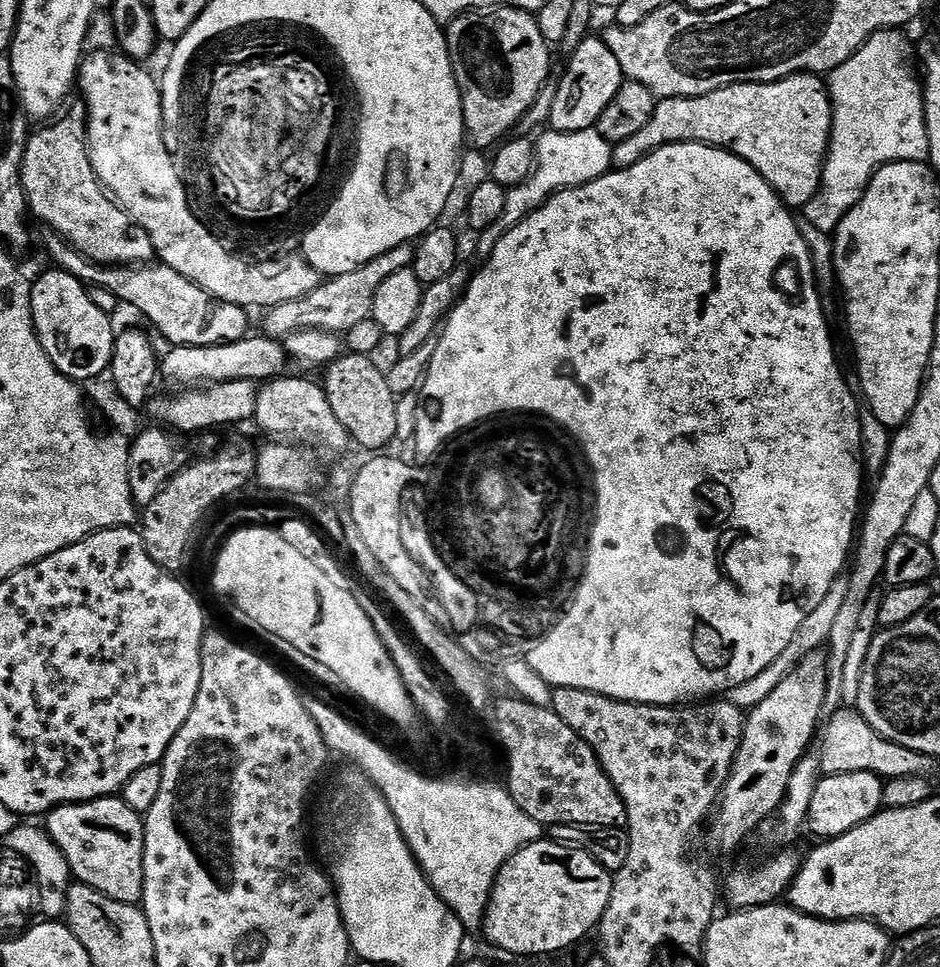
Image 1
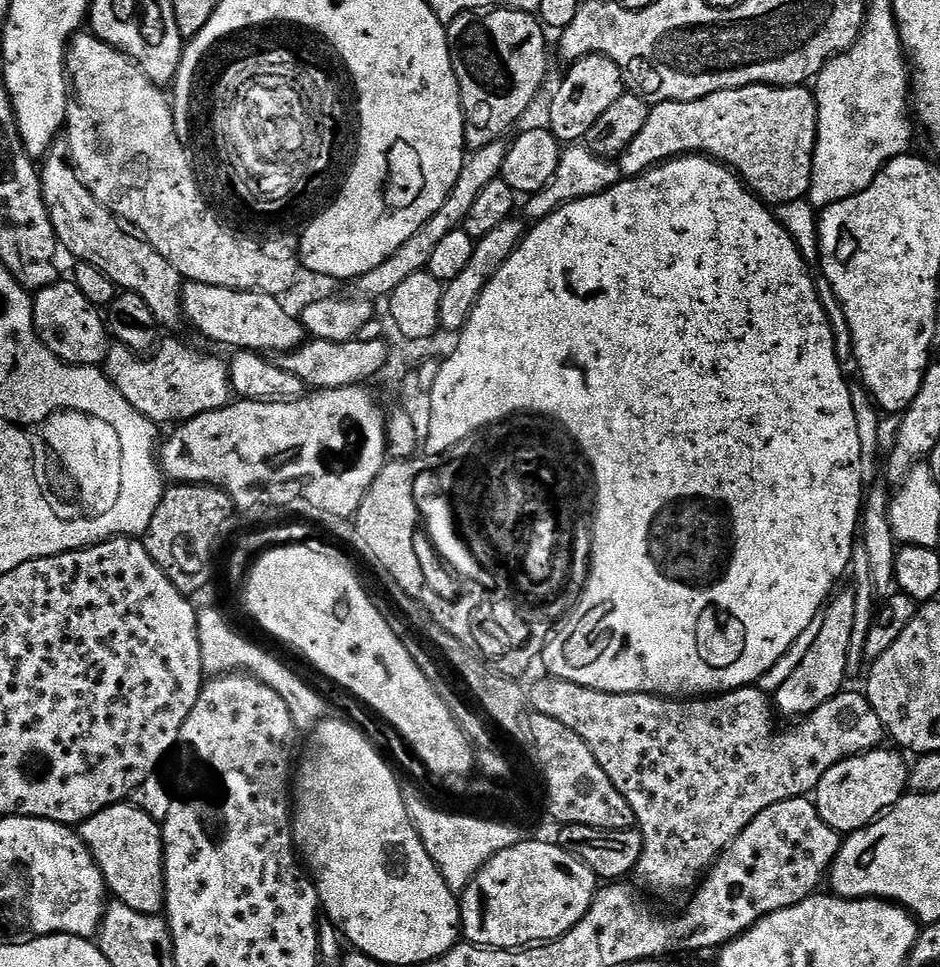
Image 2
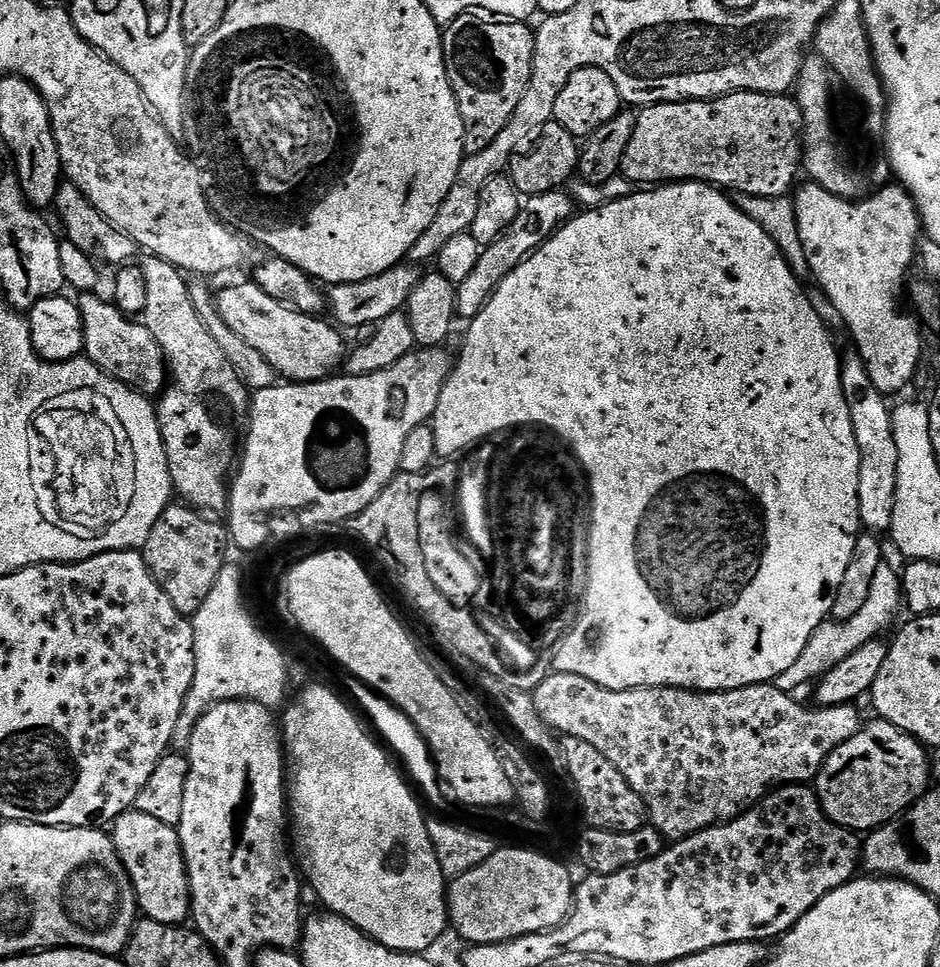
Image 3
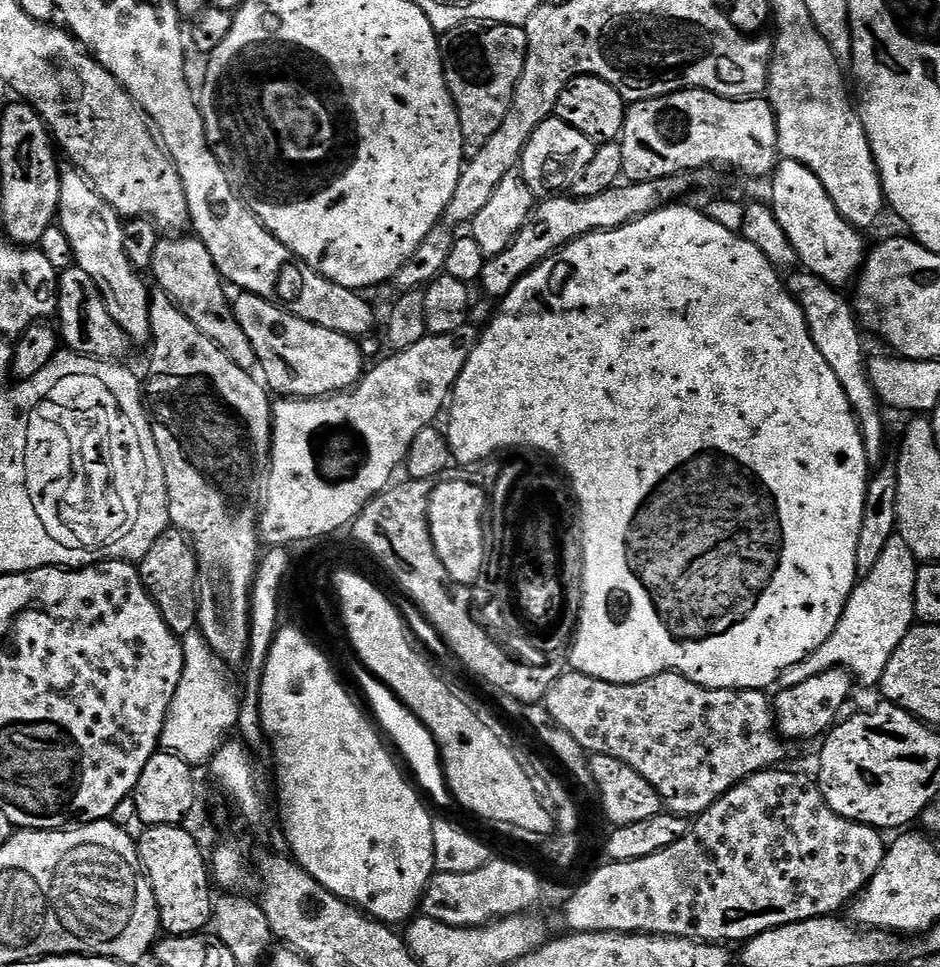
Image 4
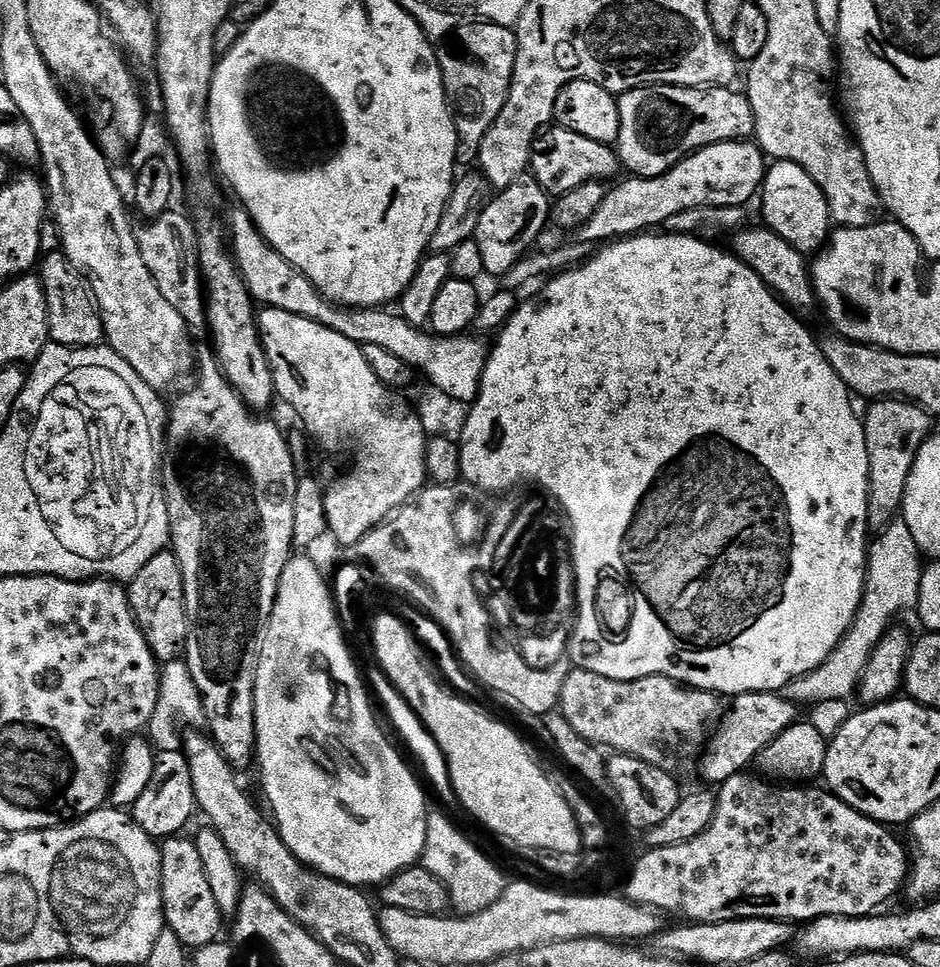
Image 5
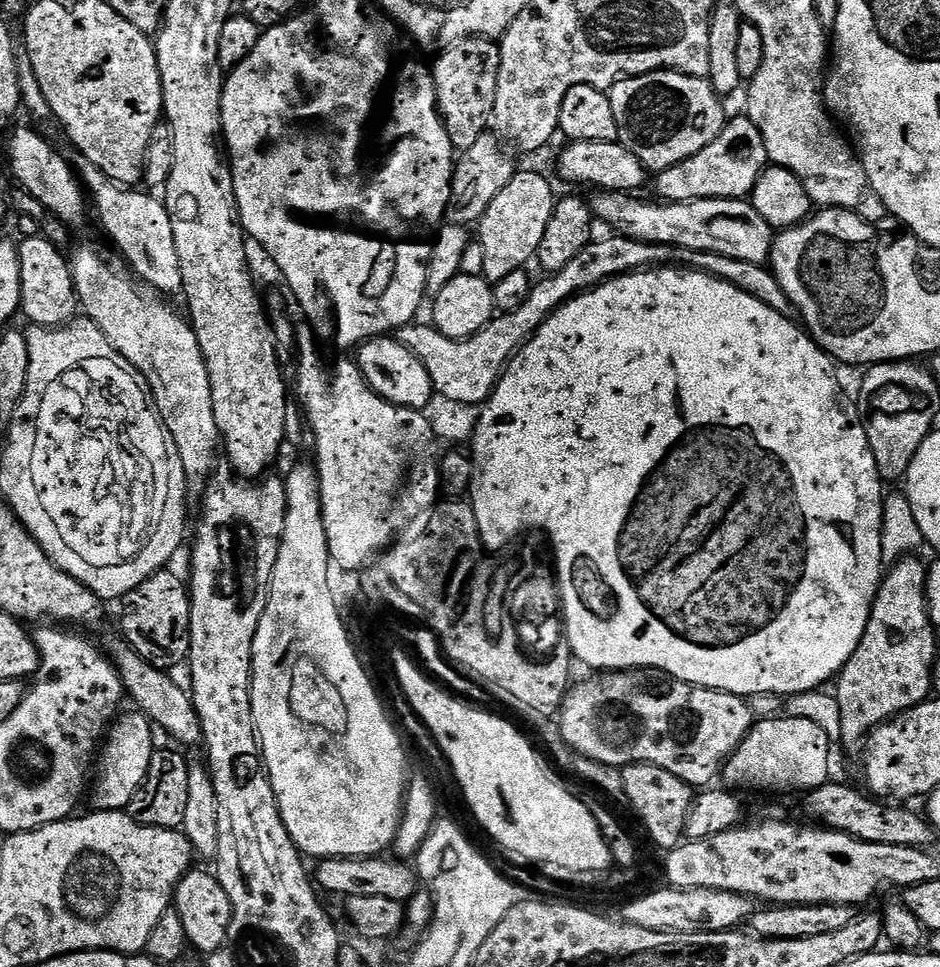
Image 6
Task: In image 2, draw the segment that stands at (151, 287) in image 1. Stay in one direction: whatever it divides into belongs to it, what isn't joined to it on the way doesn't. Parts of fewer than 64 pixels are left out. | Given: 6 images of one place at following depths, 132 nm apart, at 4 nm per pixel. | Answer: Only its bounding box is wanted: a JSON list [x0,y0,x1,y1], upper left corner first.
[182,283,306,354]

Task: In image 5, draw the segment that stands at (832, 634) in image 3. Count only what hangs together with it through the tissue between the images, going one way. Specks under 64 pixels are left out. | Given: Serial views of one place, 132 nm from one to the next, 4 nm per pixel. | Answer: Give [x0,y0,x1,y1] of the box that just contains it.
[779,522,922,706]

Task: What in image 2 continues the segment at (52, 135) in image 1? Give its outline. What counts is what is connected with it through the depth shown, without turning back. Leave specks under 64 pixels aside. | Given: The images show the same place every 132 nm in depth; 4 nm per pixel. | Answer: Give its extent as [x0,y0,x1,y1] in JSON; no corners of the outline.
[38,147,185,325]

